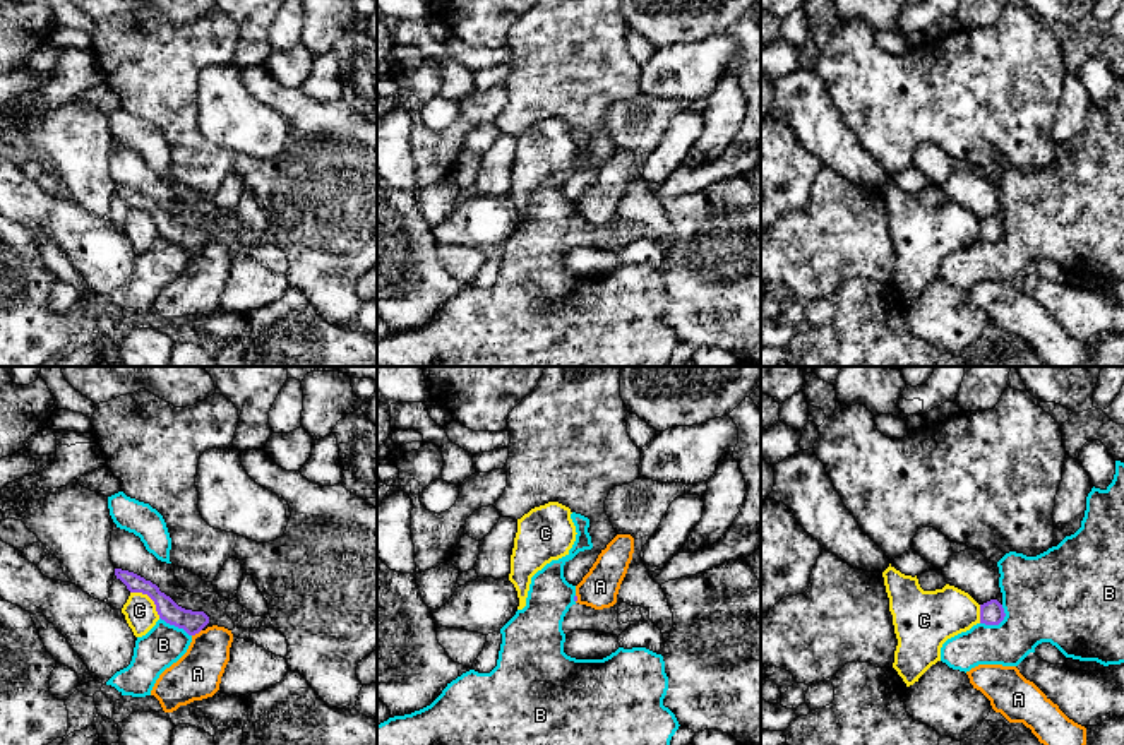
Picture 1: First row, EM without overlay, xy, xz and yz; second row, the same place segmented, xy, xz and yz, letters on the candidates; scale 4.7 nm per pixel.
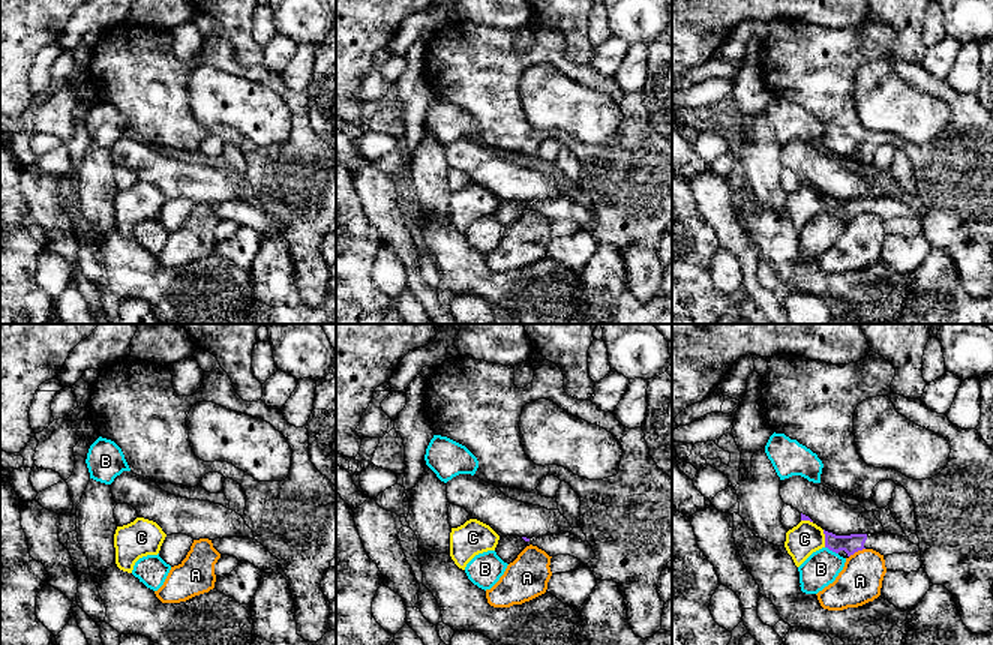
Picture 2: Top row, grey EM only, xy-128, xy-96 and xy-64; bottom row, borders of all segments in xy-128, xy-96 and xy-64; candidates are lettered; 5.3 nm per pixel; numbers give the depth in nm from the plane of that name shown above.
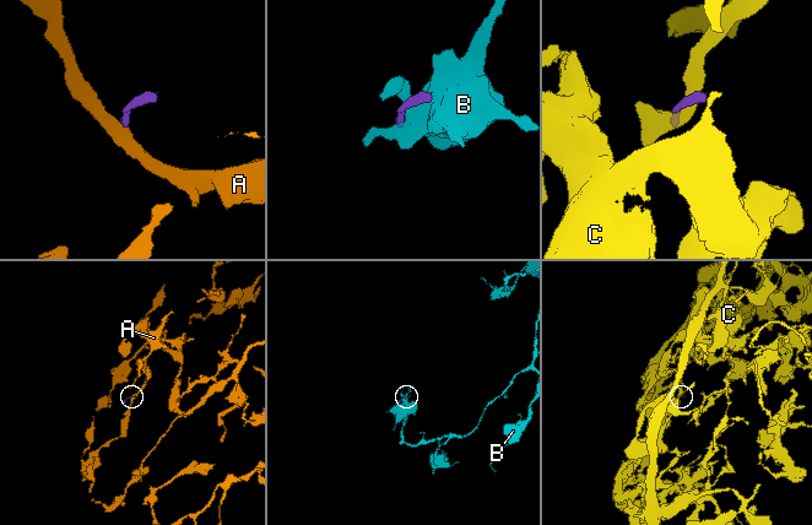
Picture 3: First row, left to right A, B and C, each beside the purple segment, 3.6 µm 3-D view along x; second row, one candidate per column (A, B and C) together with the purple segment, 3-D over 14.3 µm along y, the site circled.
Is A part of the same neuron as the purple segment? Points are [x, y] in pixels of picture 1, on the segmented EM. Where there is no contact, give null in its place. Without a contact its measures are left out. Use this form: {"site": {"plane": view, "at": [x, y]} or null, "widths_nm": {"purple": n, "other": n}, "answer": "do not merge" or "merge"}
{"site": {"plane": "xy", "at": [196, 632]}, "widths_nm": {"purple": 110, "other": 220}, "answer": "do not merge"}

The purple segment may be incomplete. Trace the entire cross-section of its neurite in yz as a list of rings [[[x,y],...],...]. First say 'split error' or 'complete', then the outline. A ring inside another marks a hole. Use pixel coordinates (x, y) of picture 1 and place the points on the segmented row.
complete | [[[990,599],[980,605],[980,623],[999,625],[1004,620],[1004,617],[1004,608],[997,599]]]

